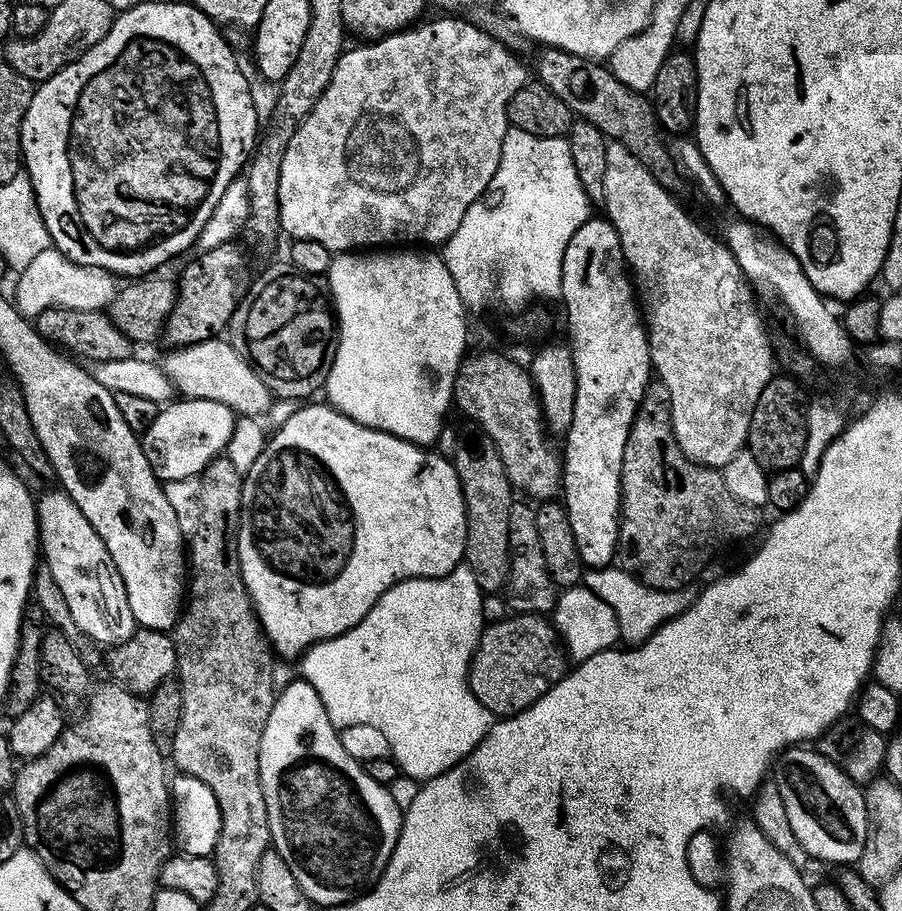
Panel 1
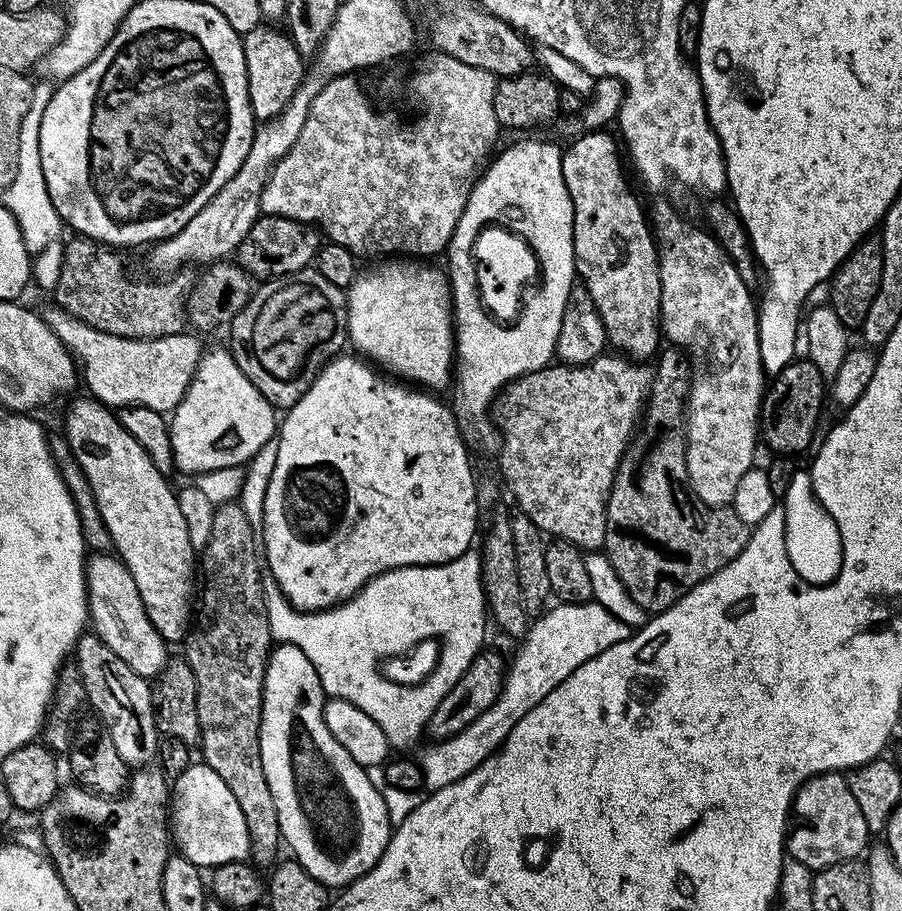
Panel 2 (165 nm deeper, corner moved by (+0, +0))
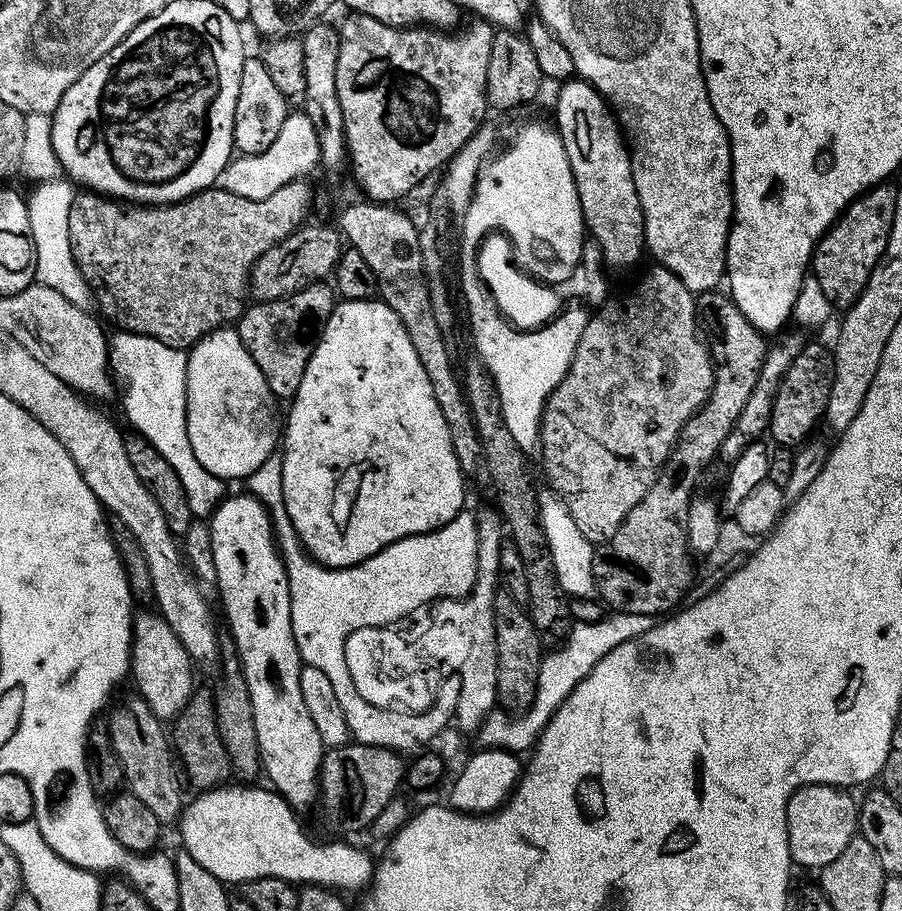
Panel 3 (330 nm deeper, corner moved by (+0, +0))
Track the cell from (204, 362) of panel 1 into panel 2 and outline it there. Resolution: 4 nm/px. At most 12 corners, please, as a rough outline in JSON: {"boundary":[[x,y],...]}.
{"boundary":[[55,306],[42,315],[91,399],[172,414],[195,335],[135,340]]}

